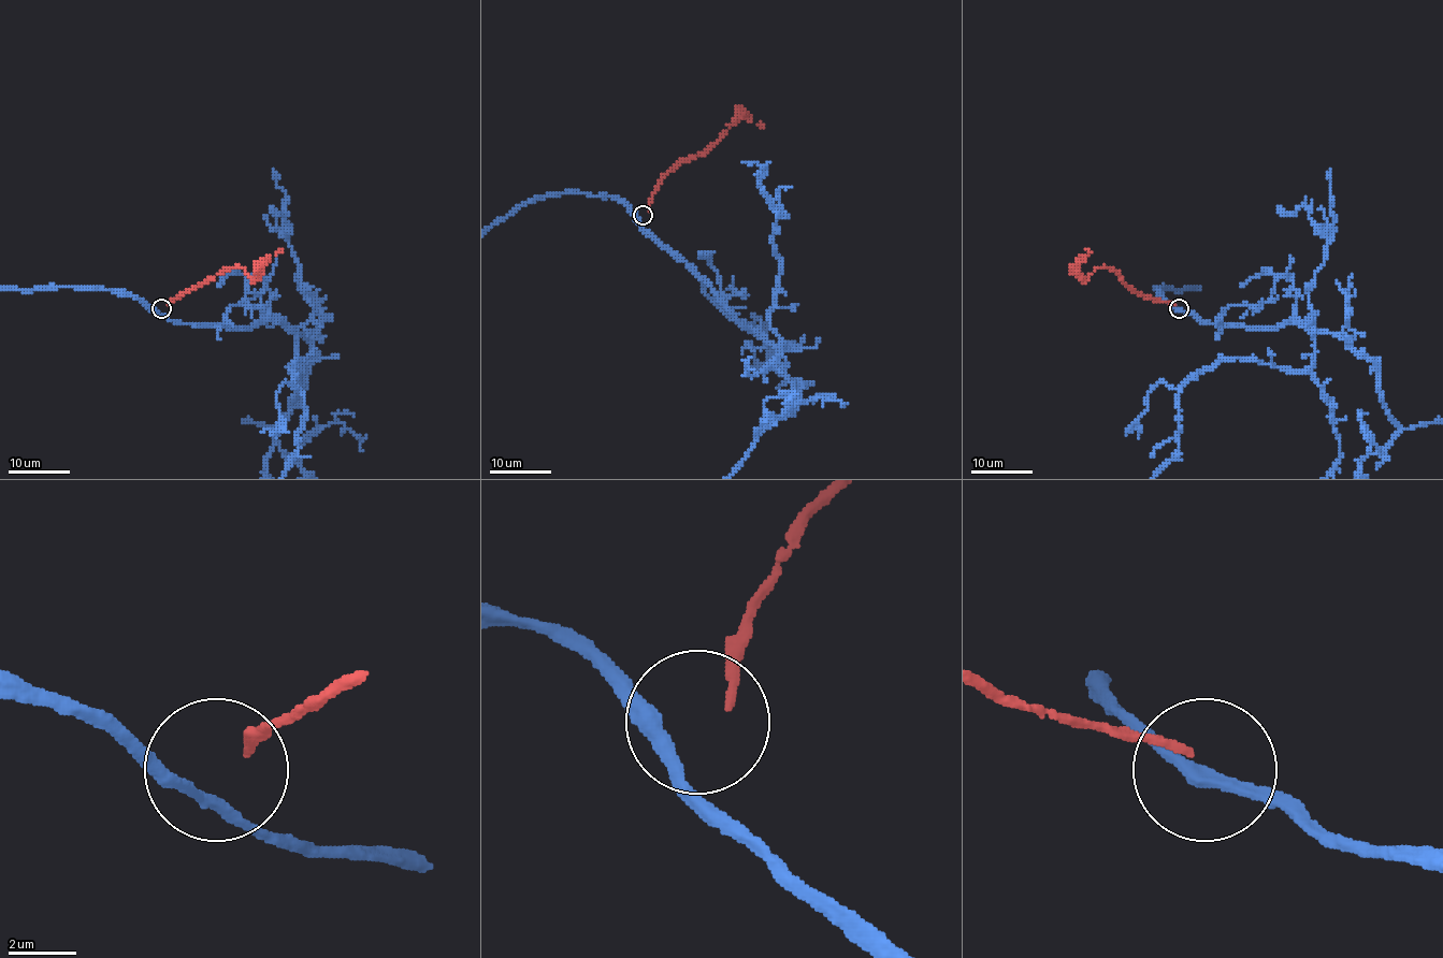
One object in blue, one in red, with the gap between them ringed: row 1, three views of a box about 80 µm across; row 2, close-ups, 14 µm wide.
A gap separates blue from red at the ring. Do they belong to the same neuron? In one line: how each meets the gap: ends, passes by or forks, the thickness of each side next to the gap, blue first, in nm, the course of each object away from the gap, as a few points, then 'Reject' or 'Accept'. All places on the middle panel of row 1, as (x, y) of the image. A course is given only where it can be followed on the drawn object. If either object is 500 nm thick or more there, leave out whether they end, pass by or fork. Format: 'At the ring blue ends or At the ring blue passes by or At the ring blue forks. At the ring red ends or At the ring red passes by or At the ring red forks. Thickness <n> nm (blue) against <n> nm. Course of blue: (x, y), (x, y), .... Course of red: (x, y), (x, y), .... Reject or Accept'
At the ring blue passes by. At the ring red ends. Thickness 400 nm (blue) against 240 nm. Course of red: (648, 212), (653, 192), (668, 173), (707, 151), (741, 113), (756, 124), (761, 122). Reject

